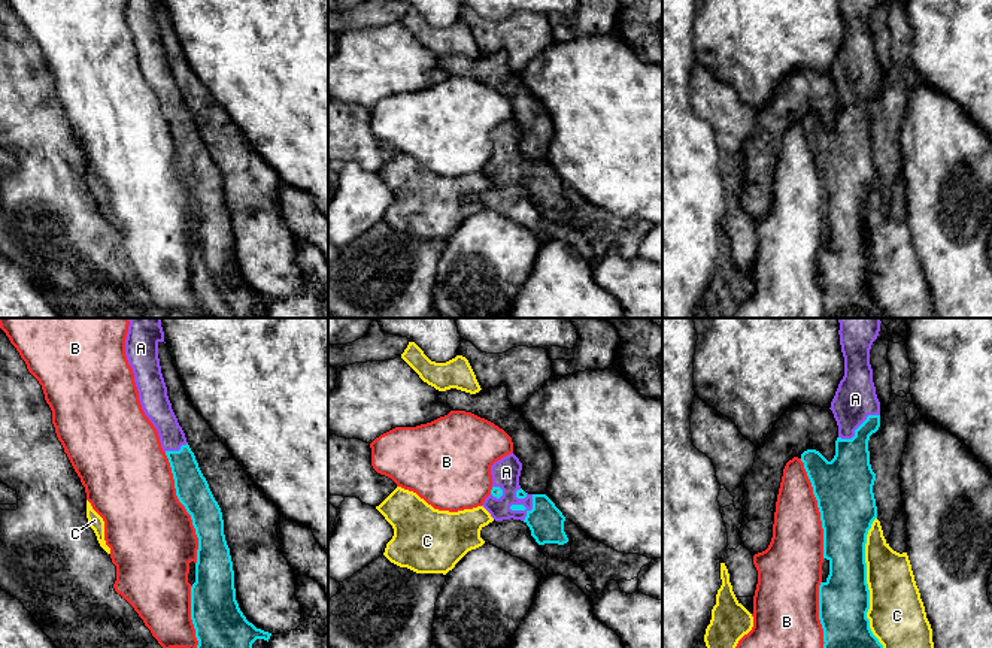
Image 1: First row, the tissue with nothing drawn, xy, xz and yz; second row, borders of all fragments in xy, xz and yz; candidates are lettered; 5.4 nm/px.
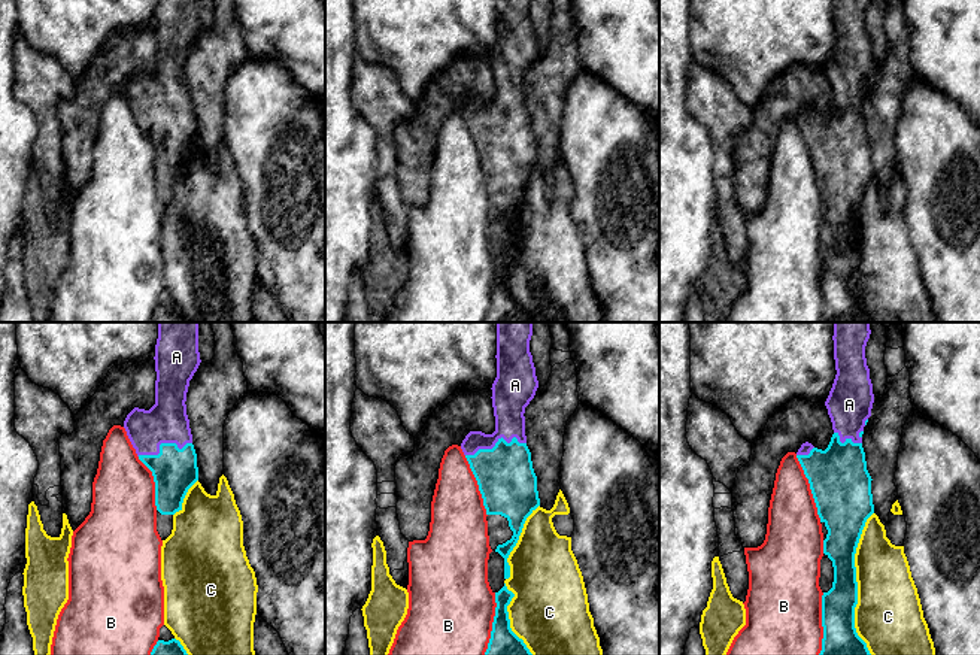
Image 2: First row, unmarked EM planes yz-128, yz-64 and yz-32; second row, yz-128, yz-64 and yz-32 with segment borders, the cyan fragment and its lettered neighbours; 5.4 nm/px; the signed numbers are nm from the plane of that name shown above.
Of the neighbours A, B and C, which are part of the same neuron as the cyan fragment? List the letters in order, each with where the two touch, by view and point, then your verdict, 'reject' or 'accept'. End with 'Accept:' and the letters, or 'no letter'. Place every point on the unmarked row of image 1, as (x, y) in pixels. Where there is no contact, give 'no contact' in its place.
A: yz (858, 93) | accept
B: xy (185, 173) | reject
C: yz (867, 250) | reject
Accept: A

